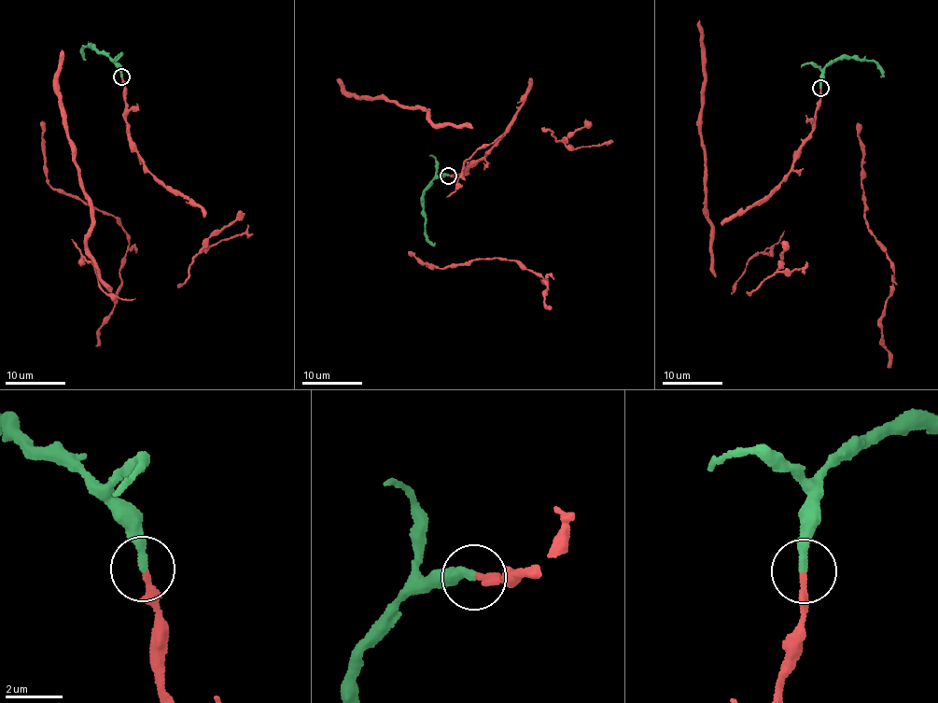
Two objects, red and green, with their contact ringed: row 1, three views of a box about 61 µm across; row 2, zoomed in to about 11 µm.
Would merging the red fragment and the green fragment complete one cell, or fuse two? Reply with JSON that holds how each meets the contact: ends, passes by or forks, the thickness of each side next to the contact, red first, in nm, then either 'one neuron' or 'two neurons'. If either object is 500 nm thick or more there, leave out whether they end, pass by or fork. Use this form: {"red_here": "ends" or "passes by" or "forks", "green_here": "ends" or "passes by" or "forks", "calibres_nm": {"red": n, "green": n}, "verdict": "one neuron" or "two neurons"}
{"red_here": "ends", "green_here": "ends", "calibres_nm": {"red": 240, "green": 280}, "verdict": "one neuron"}

